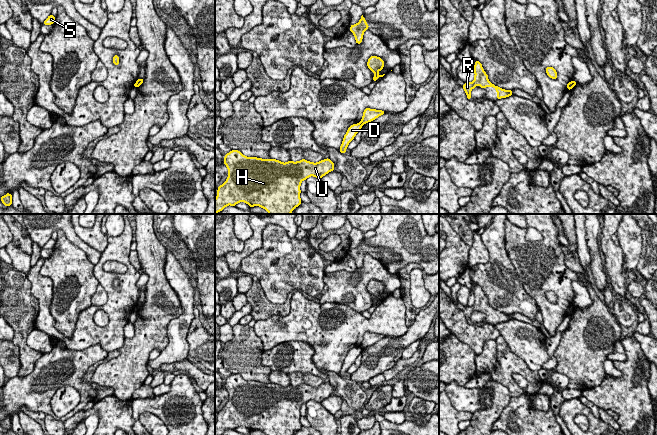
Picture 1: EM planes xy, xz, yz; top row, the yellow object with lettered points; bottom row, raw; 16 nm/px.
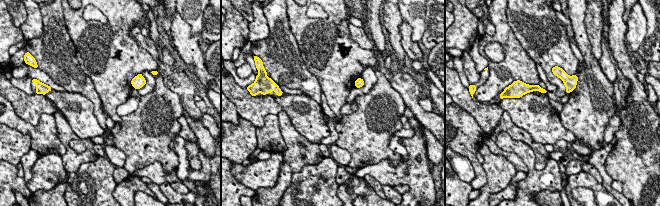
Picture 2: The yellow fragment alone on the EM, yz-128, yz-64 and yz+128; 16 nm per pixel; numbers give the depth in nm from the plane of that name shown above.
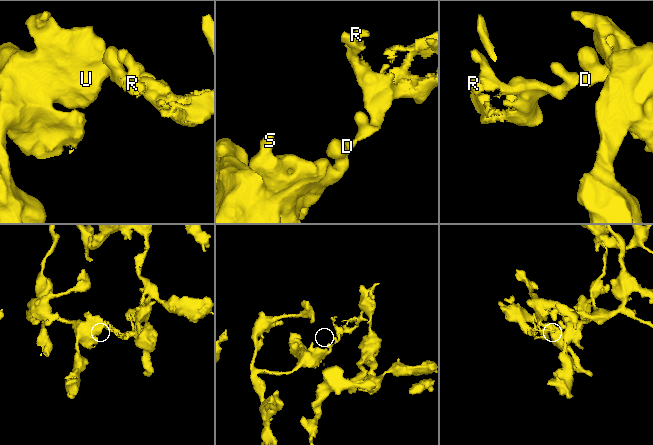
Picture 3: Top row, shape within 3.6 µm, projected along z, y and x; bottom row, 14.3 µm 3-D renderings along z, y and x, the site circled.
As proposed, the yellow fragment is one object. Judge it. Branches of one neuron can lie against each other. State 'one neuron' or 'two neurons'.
two neurons

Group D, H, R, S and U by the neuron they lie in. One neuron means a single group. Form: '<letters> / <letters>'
D H S U / R

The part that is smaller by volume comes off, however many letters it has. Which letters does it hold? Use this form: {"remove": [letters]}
{"remove": ["R"]}

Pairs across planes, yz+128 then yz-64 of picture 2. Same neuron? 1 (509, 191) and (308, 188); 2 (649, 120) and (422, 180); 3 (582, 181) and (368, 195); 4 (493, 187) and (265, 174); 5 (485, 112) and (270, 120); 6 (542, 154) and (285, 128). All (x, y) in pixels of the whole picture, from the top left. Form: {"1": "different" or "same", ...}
{"1": "same", "2": "same", "3": "same", "4": "different", "5": "different", "6": "same"}

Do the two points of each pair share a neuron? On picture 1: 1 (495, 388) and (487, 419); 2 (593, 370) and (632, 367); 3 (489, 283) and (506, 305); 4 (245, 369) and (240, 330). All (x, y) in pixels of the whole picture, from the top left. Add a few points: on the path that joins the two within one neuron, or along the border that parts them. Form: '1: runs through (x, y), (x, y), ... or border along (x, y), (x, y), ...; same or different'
1: runs through (496, 396), (496, 408), (494, 411); same
2: border along (609, 375), (598, 385), (589, 388); different
3: runs through (494, 288), (506, 300); same
4: runs through (245, 359), (245, 340); same

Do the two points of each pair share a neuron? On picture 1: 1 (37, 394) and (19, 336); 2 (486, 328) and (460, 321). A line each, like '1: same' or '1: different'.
1: different
2: same

